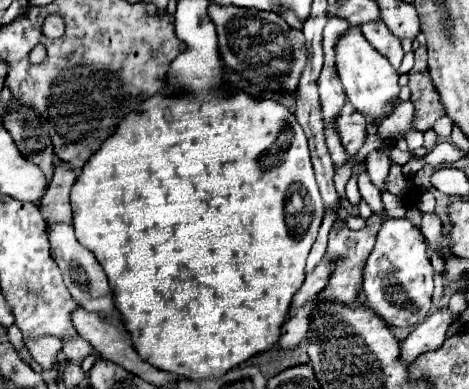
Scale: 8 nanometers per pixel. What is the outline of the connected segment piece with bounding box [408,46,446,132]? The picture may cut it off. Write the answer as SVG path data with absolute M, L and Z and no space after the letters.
M420 46L416 52L416 64L410 70L410 92L412 92L412 102L416 106L414 114L414 128L420 132L426 132L434 126L434 122L444 116L444 108L436 96L436 90L432 88L432 80L428 76L428 66L426 66L426 52L424 46Z

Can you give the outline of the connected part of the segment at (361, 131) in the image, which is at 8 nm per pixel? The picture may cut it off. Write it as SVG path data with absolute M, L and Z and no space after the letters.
M346 104L344 112L340 112L340 120L336 122L336 126L340 128L340 140L346 148L346 152L356 154L368 136L364 116L360 116L360 112L356 112L352 108L352 104Z

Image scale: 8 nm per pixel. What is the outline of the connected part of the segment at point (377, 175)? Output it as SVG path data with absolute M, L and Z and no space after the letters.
M372 150L372 156L370 156L370 164L368 164L368 176L370 176L370 180L372 180L372 184L378 188L378 190L382 190L382 192L386 192L386 176L389 173L389 169L391 166L391 160L388 160L388 156L384 154L384 152L380 152L380 150Z

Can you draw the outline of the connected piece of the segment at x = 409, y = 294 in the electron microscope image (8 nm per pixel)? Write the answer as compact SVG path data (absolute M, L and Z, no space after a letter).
M366 170L358 178L358 188L362 198L368 202L374 214L382 216L382 226L378 232L376 246L372 254L368 256L366 268L364 268L364 296L366 306L374 310L388 326L416 326L424 322L432 302L432 290L434 290L434 268L426 256L426 240L418 226L414 226L408 218L388 218L384 214L382 200L374 194L374 188L368 188L368 176Z

